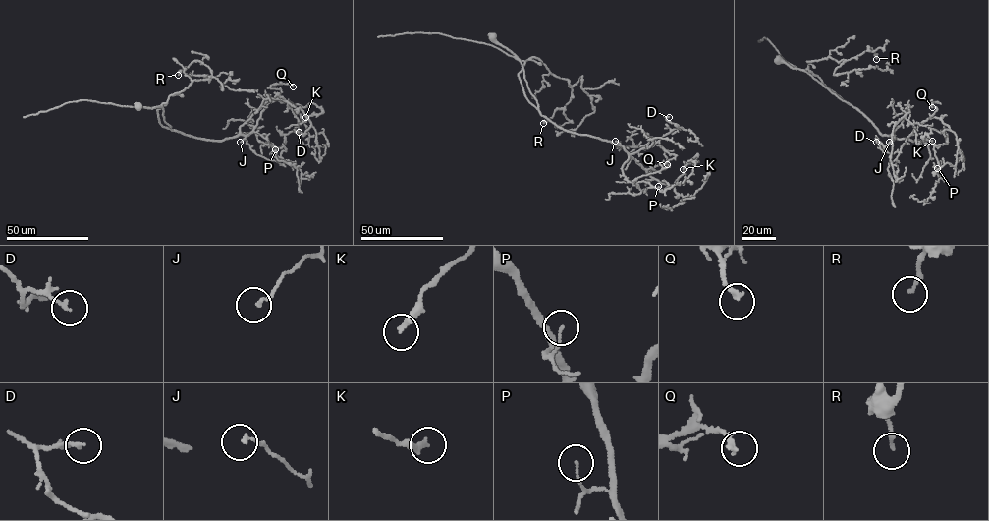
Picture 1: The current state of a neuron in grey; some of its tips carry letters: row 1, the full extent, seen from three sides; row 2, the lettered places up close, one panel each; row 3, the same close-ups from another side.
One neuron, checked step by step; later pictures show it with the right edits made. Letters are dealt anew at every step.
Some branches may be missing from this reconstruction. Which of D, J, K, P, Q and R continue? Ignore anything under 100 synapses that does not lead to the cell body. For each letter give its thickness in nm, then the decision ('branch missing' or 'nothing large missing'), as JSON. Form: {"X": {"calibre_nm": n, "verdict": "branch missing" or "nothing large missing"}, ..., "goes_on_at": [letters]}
{"D": {"calibre_nm": 150, "verdict": "nothing large missing"}, "J": {"calibre_nm": 140, "verdict": "nothing large missing"}, "K": {"calibre_nm": 240, "verdict": "nothing large missing"}, "P": {"calibre_nm": 110, "verdict": "nothing large missing"}, "Q": {"calibre_nm": 190, "verdict": "nothing large missing"}, "R": {"calibre_nm": 150, "verdict": "nothing large missing"}, "goes_on_at": []}

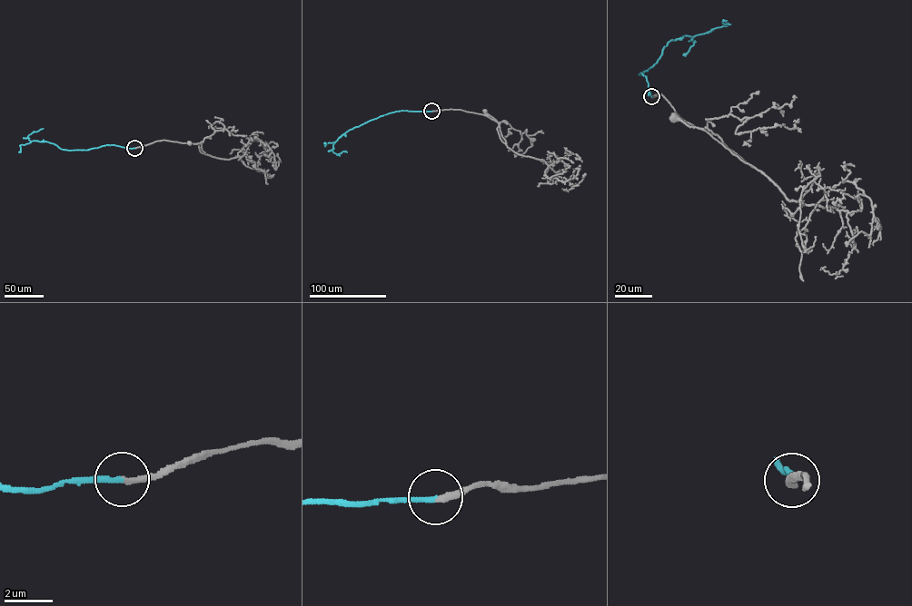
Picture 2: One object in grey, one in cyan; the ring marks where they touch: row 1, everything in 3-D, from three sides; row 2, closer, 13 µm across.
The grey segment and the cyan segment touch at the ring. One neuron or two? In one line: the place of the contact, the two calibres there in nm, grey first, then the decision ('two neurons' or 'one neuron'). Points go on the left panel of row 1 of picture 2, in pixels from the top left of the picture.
at (134, 148); 240 nm thick on the grey side, 200 nm on the other; one neuron

